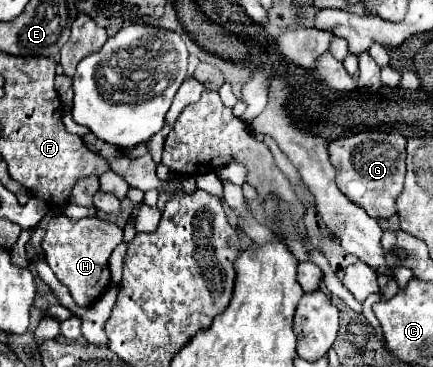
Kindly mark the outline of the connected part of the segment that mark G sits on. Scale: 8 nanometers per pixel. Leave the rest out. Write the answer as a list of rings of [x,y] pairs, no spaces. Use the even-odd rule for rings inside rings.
[[[357,133],[329,143],[331,163],[337,169],[337,187],[371,217],[387,219],[397,213],[397,197],[405,179],[405,137],[401,133]]]

